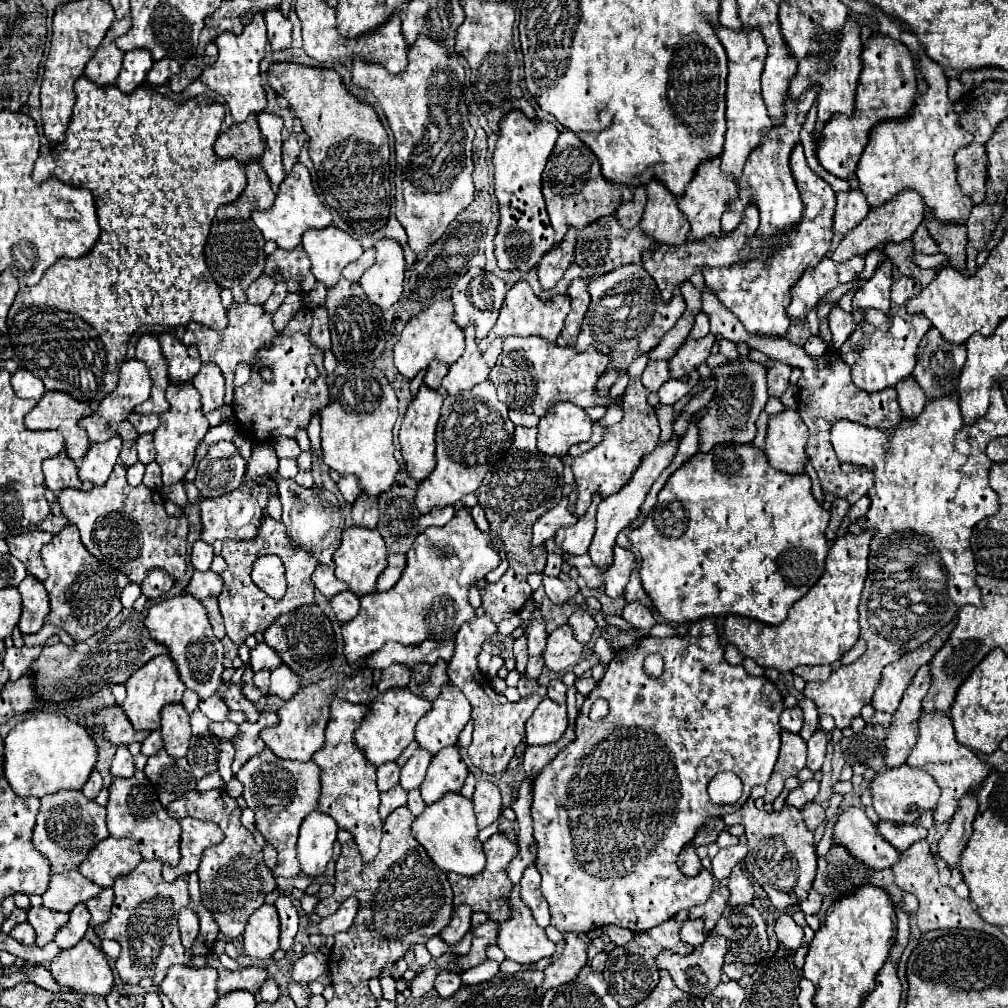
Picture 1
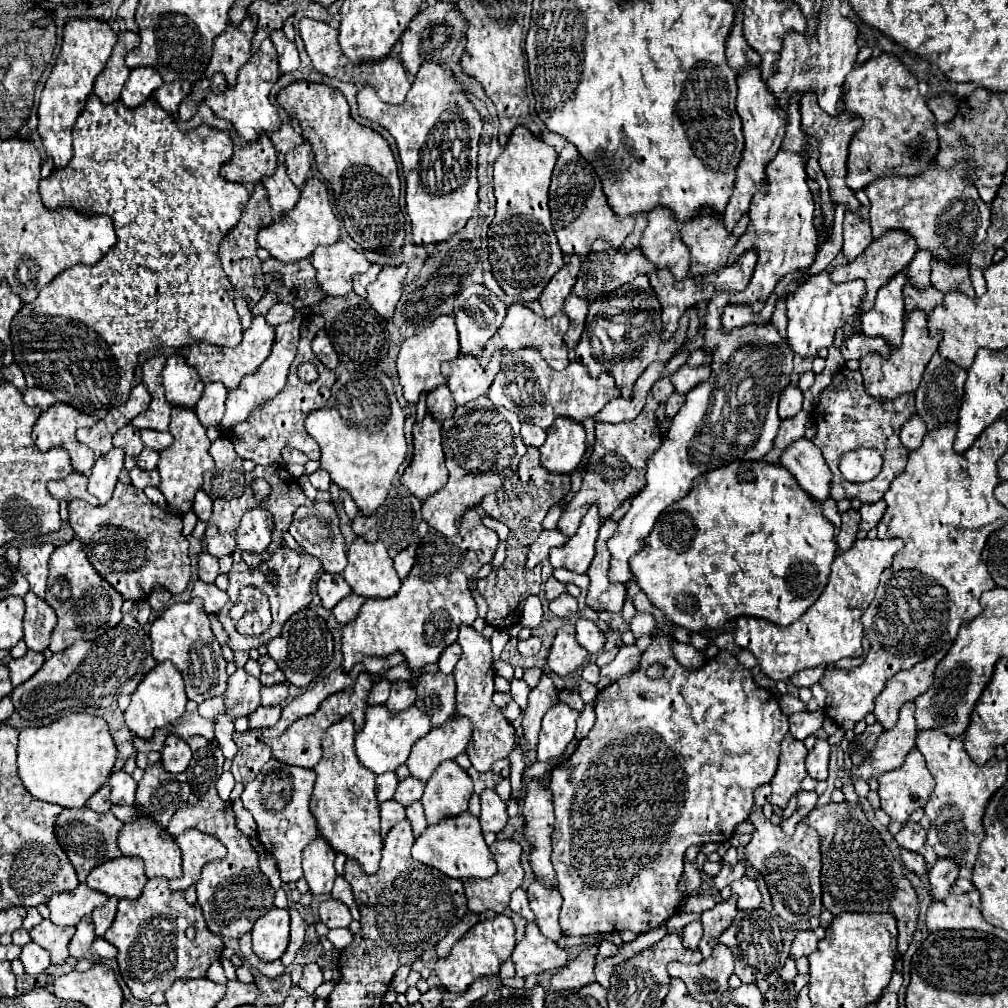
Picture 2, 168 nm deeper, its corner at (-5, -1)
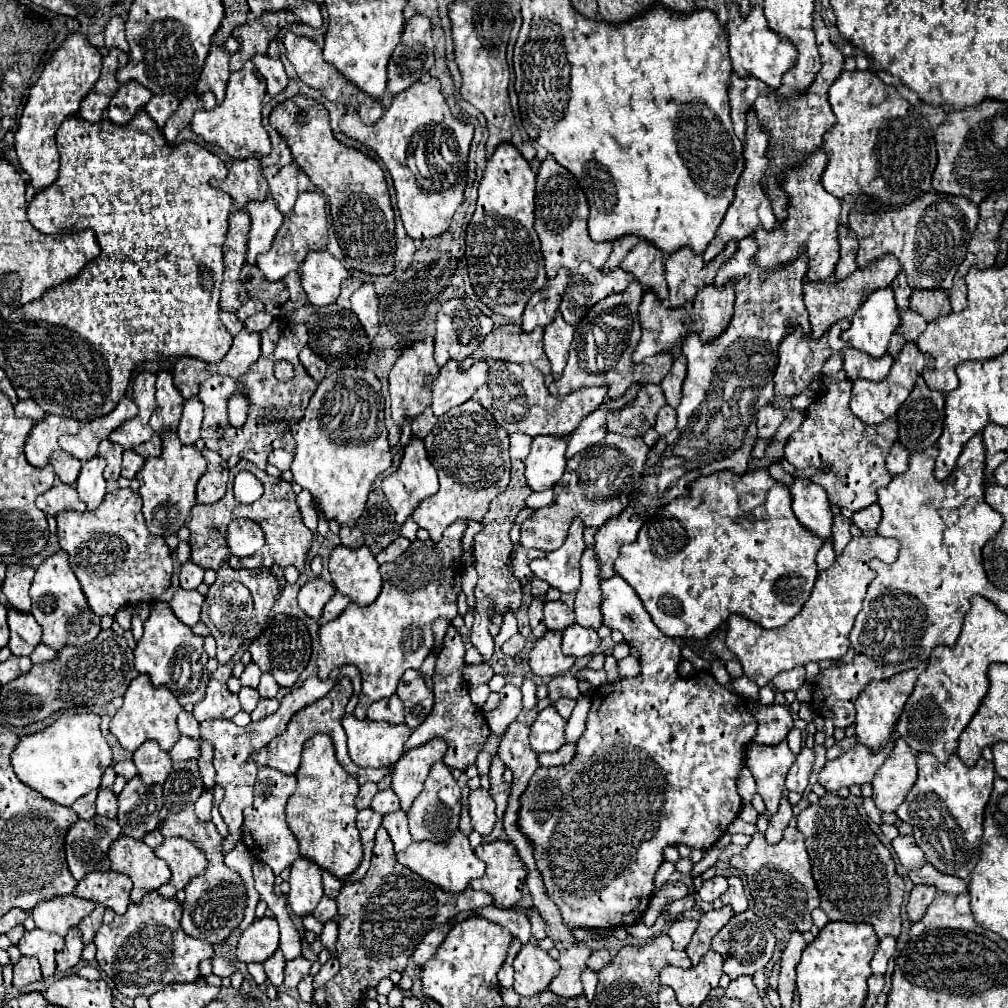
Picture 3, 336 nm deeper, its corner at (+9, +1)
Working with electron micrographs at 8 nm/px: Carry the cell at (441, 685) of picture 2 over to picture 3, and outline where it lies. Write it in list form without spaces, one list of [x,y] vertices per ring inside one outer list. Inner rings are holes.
[[[418,670],[406,672],[406,676],[402,676],[402,680],[398,684],[396,694],[404,702],[404,708],[406,708],[404,722],[408,724],[408,728],[414,730],[418,724],[422,724],[426,720],[426,716],[430,714],[430,710],[434,706],[434,694],[426,686],[422,672],[418,672]]]

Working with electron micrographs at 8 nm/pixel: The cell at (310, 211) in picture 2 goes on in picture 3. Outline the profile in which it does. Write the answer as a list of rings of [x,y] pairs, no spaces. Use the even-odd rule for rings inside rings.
[[[300,192],[294,208],[284,216],[282,228],[276,232],[272,248],[266,254],[256,258],[258,268],[264,272],[266,280],[282,280],[292,270],[298,270],[302,260],[310,250],[322,250],[328,244],[328,228],[326,228],[326,200],[318,192]]]

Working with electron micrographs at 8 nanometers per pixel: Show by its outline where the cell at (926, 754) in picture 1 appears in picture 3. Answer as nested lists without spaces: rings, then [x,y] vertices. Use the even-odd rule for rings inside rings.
[[[918,752],[916,758],[918,780],[896,814],[900,820],[912,824],[916,844],[936,870],[970,880],[970,872],[980,856],[982,812],[992,792],[992,780],[996,778],[994,764],[980,758],[978,764],[968,768],[956,754],[952,754],[946,764],[938,762],[930,752]]]

